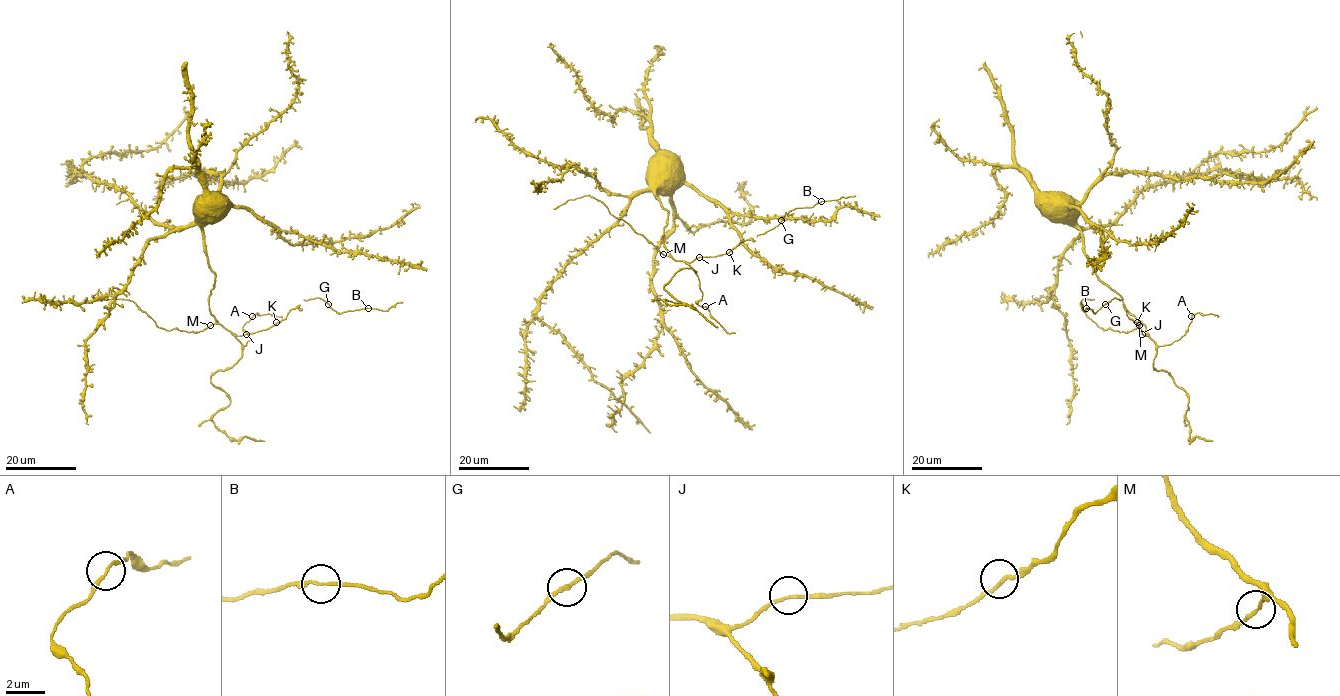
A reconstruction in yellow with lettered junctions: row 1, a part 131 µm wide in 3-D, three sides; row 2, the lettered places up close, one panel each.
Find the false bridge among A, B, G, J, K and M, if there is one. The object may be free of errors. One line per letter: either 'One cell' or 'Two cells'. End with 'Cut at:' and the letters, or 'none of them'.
A: One cell
B: One cell
G: One cell
J: One cell
K: One cell
M: One cell
Cut at: none of them

